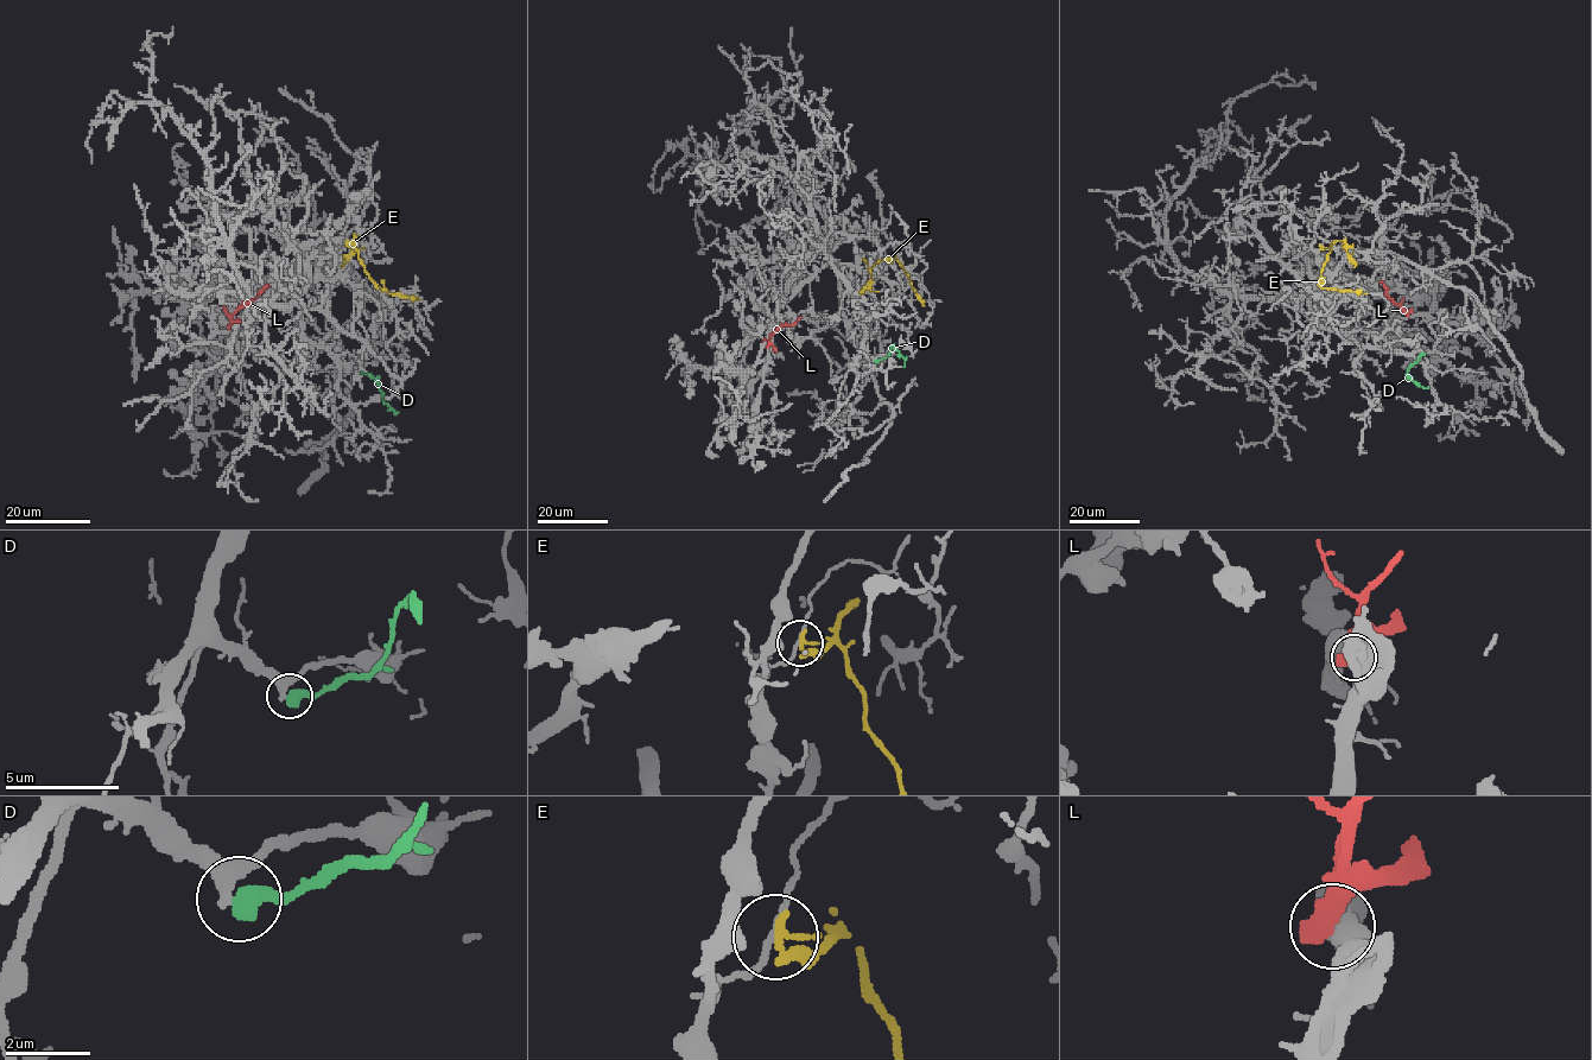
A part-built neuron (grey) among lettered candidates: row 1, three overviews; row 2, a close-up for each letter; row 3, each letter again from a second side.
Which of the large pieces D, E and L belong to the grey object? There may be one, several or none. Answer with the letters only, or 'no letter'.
D

